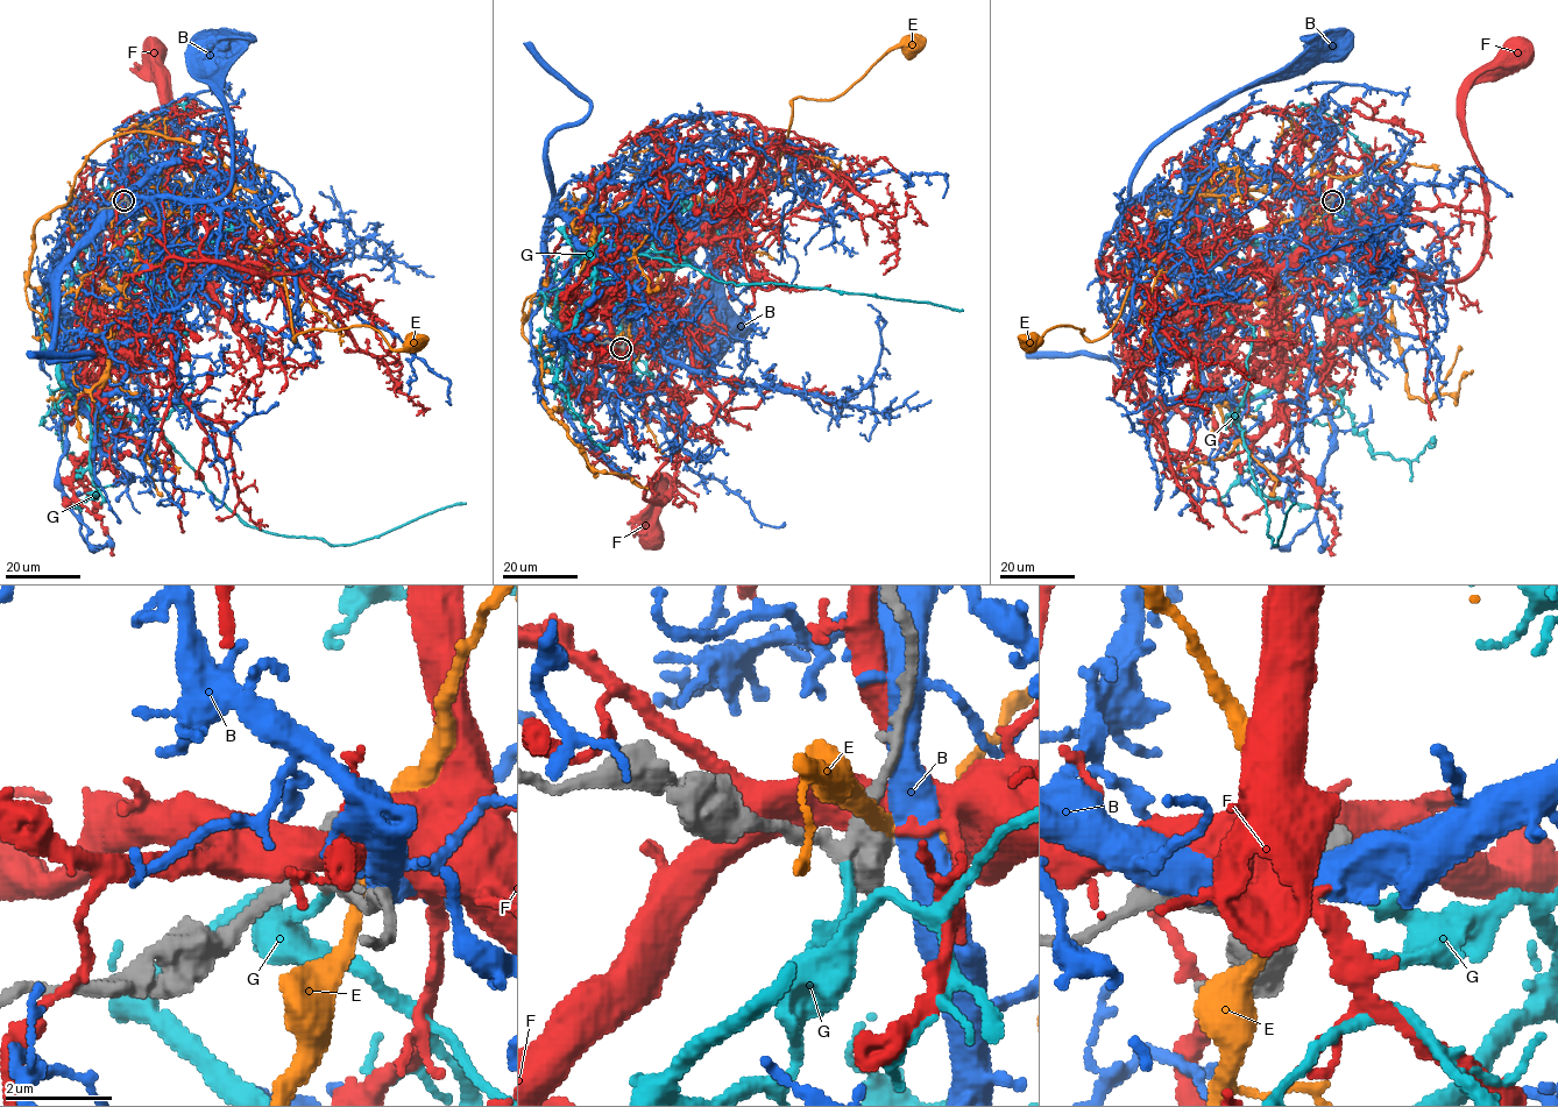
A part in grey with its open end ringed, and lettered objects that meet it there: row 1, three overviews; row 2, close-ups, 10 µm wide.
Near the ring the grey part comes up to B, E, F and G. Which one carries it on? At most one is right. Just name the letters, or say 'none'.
G

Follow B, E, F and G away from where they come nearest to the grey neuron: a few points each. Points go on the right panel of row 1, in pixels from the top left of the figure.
B: (1330, 199), (1272, 178), (1188, 196), (1130, 199), (1133, 170), (1158, 142), (1245, 86), (1305, 68), (1325, 45)
E: (1330, 200), (1315, 175), (1269, 191), (1189, 194), (1104, 335), (1056, 325), (1033, 349), (1028, 341)
F: (1329, 199), (1329, 219), (1303, 248), (1348, 248), (1464, 278), (1485, 238), (1465, 96), (1521, 52)
G: (1332, 200), (1347, 203), (1371, 255), (1364, 304), (1279, 383), (1227, 416), (1241, 431), (1273, 545), (1295, 502)

